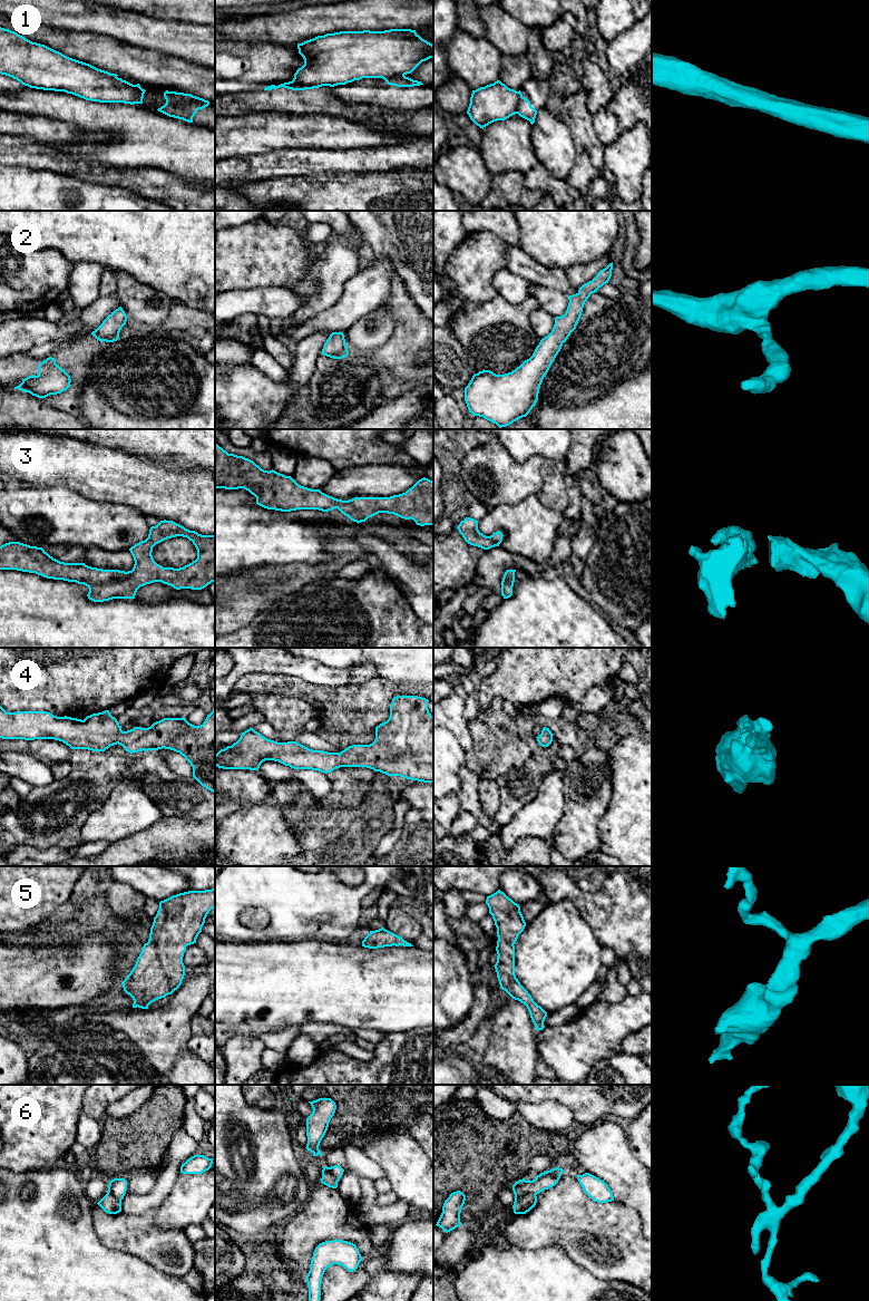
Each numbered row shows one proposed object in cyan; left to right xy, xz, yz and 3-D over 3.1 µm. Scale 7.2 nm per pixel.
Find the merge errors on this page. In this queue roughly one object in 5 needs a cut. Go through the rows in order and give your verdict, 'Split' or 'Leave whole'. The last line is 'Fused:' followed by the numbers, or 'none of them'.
1: Split
2: Leave whole
3: Leave whole
4: Leave whole
5: Leave whole
6: Split
Fused: 1, 6

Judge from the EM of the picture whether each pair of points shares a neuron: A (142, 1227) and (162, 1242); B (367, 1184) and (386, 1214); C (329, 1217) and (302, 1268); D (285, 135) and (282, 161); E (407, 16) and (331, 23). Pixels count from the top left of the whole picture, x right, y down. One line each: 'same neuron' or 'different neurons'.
A: same neuron
B: same neuron
C: same neuron
D: different neurons
E: same neuron

